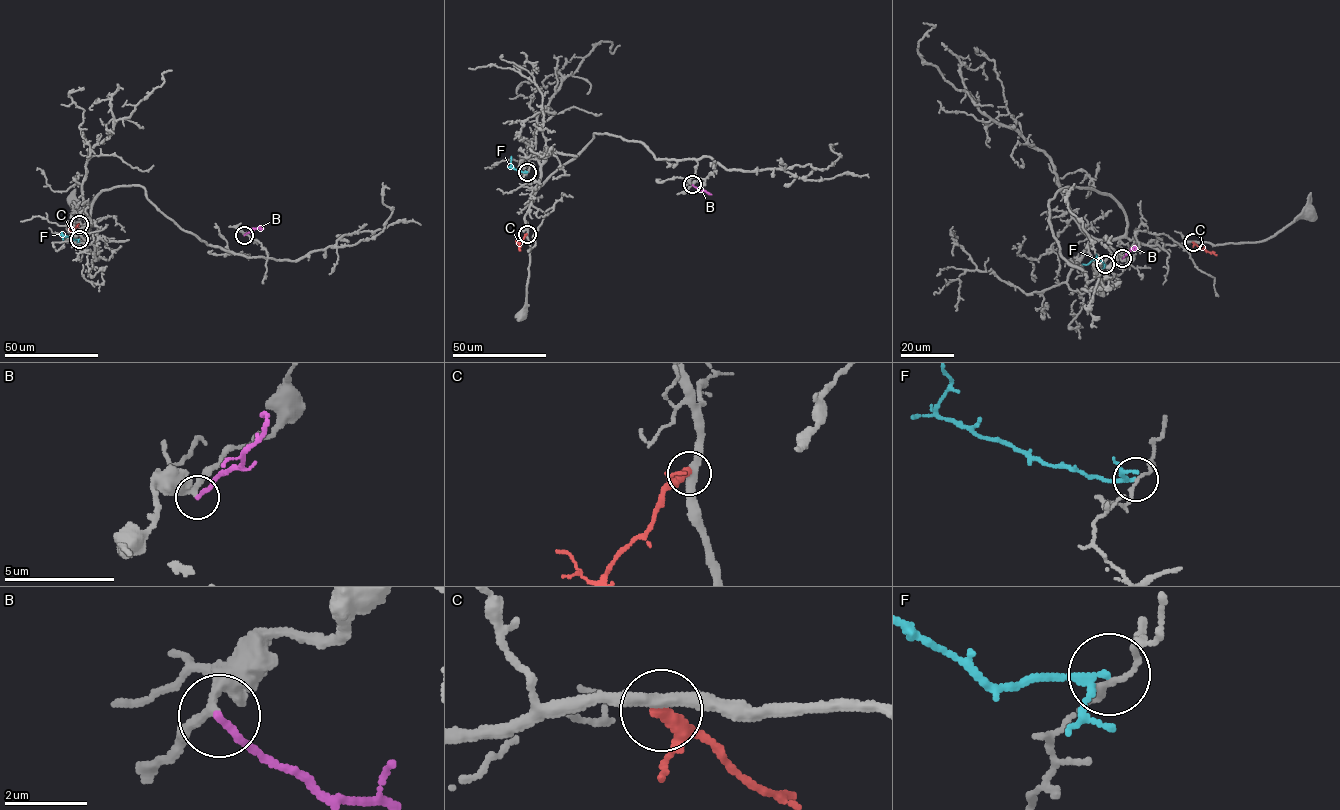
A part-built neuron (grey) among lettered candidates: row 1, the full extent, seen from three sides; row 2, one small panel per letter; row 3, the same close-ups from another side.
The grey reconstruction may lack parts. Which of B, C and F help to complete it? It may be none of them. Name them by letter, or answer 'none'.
none

